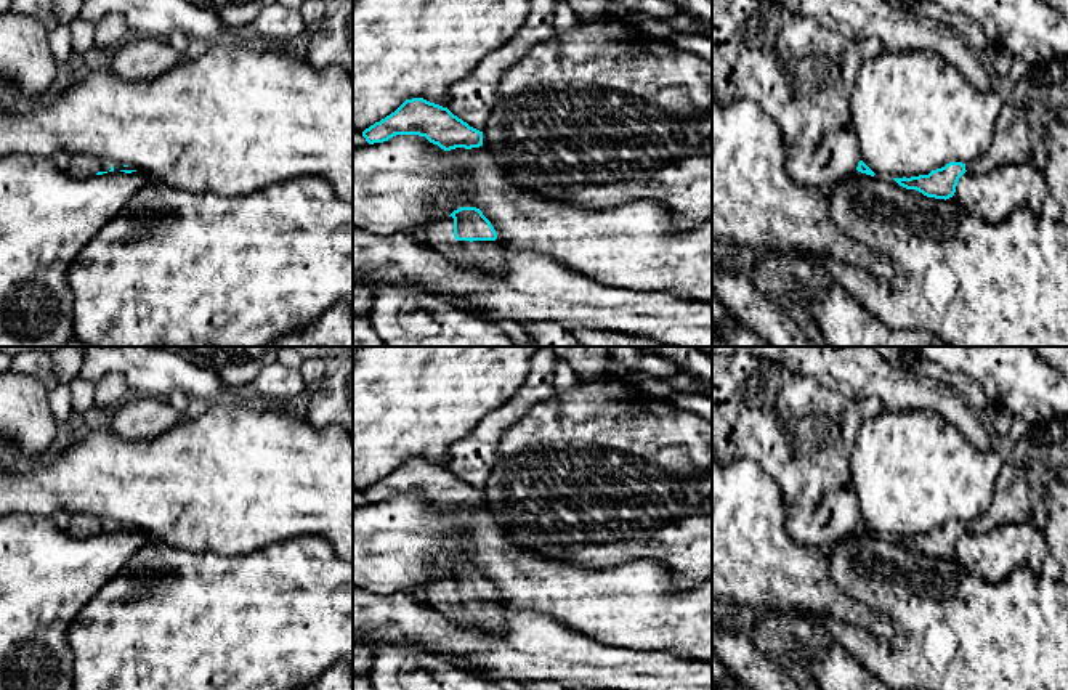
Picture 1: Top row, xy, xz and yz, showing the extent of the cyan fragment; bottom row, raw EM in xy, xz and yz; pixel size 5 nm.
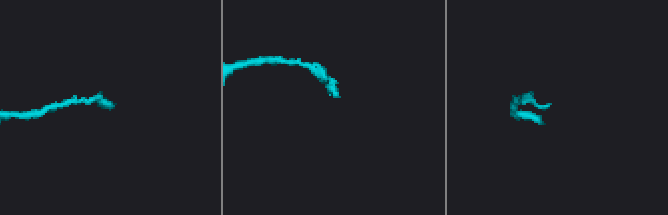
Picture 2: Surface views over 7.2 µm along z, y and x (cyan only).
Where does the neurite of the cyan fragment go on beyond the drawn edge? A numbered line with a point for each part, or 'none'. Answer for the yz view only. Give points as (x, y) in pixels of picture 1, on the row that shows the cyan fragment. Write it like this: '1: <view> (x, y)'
1: yz (1011, 145)

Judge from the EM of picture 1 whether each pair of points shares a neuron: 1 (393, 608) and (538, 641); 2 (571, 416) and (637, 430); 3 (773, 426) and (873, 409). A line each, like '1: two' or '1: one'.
1: one
2: one
3: one

